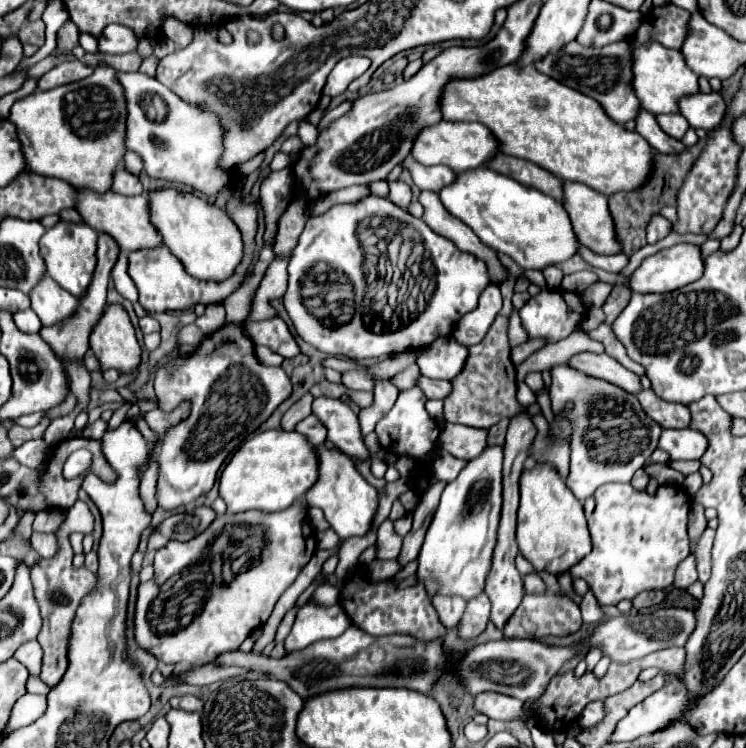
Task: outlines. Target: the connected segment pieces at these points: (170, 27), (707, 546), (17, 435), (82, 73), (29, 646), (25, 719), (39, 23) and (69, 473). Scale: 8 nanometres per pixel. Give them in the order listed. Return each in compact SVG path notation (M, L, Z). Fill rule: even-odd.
M167 18L167 20L163 22L161 30L163 30L163 34L165 34L171 42L175 42L177 48L185 48L185 46L191 42L191 36L193 36L193 30L191 30L187 24L183 24L183 22L175 20L175 18L171 18L171 20Z
M710 527L705 529L701 540L699 540L699 546L697 546L697 570L699 570L699 578L701 582L705 584L709 580L709 574L711 574L711 546L713 546L713 536L715 536L715 530L711 530Z
M43 418L43 420L41 420L41 424L39 424L39 426L35 426L35 428L11 426L11 428L9 428L9 432L7 432L7 436L9 436L9 440L11 440L11 444L13 444L13 446L21 446L21 444L23 444L23 442L27 442L27 440L41 438L41 436L43 436L43 432L47 430L49 422L51 422L49 418Z
M75 60L75 62L63 62L59 66L55 66L53 70L49 70L47 74L43 74L37 82L39 90L51 90L55 86L63 86L63 84L71 84L77 80L83 80L91 74L91 66Z
M29 640L29 642L21 644L13 656L21 664L25 664L31 674L39 674L41 672L41 654L43 654L43 650L41 650L39 642L37 640Z
M25 694L13 708L11 720L7 724L7 732L13 732L21 726L27 726L31 722L35 722L39 716L43 716L47 708L47 698L43 694Z
M35 20L35 22L29 22L27 26L23 26L19 30L19 40L23 44L37 44L37 46L43 46L43 20Z
M75 452L75 454L71 454L71 456L67 458L67 462L65 462L65 466L63 466L63 478L73 478L73 476L81 474L87 466L89 466L89 462L85 462L83 458L79 458L77 452Z

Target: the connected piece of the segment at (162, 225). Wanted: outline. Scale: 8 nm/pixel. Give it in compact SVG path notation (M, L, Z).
M157 188L149 192L151 222L159 228L163 244L183 262L185 270L199 280L225 280L229 278L243 258L243 240L239 228L225 210L209 204L191 192L175 188Z

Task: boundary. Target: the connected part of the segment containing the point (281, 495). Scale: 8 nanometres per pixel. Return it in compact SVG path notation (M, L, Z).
M265 430L249 438L227 462L221 472L219 496L227 504L227 512L245 510L285 510L295 500L303 498L305 492L317 480L315 450L299 432L285 430Z

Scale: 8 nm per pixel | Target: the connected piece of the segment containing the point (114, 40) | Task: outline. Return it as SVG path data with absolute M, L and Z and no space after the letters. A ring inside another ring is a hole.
M109 24L107 28L103 28L101 36L97 38L97 46L99 46L99 52L105 52L105 54L125 54L137 48L137 38L133 30L127 26Z

